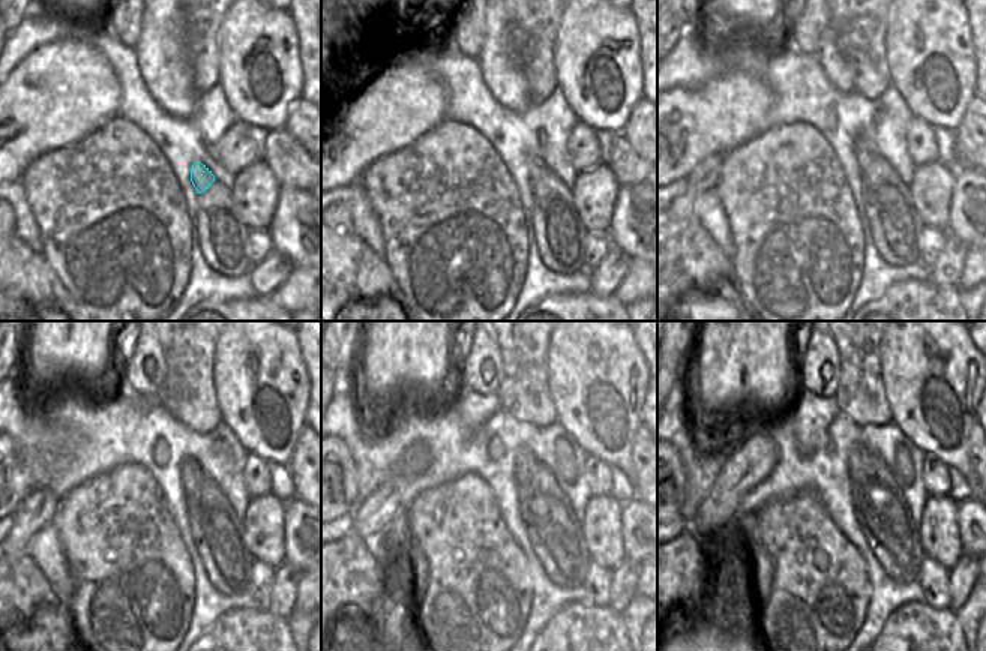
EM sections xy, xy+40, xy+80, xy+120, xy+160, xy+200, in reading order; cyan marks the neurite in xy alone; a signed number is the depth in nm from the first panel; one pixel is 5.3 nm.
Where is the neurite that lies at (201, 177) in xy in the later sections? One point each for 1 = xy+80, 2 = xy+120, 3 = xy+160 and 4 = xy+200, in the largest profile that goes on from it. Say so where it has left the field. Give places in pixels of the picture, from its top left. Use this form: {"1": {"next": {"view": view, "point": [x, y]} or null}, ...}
{"1": {"next": {"view": "xy+80", "point": [865, 150]}}, "2": {"next": {"view": "xy+120", "point": [192, 477]}}, "3": {"next": {"view": "xy+160", "point": [526, 464]}}, "4": {"next": {"view": "xy+200", "point": [857, 458]}}}

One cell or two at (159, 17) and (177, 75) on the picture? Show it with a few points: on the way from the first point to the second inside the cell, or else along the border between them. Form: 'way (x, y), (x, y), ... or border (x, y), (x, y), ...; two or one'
way (162, 32), (162, 60); one

